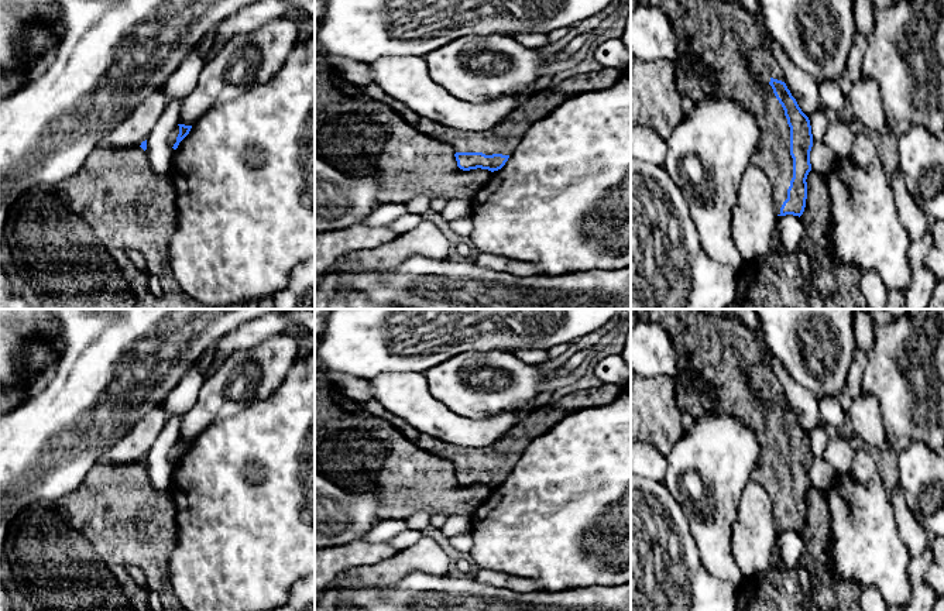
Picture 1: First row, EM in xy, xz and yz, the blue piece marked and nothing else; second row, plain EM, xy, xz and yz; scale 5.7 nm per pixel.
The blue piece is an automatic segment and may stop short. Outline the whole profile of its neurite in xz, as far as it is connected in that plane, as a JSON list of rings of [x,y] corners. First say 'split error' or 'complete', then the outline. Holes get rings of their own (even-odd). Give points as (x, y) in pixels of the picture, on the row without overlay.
split error; [[[603,382],[600,387],[574,391],[556,404],[533,411],[494,444],[481,449],[461,447],[430,437],[385,409],[377,399],[365,402],[364,412],[388,422],[415,446],[449,461],[460,485],[481,484],[494,488],[505,481],[535,439],[580,409],[600,408],[614,402],[621,391],[622,387],[614,382]]]

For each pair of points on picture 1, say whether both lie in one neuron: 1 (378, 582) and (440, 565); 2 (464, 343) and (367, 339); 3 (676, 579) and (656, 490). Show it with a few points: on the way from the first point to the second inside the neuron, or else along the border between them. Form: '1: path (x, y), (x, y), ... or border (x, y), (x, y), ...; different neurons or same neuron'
1: path (394, 569), (404, 562), (425, 562); same neuron
2: path (440, 356), (424, 361), (395, 361), (391, 359); same neuron
3: path (686, 556), (686, 538), (676, 512); same neuron

